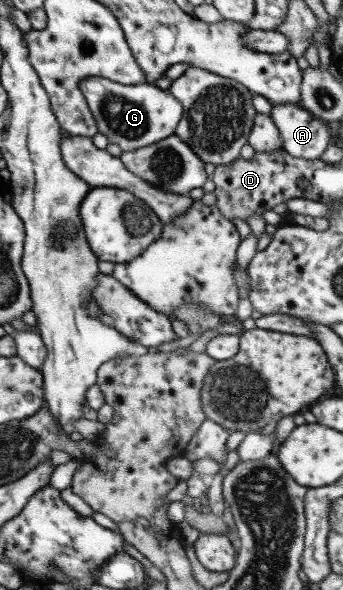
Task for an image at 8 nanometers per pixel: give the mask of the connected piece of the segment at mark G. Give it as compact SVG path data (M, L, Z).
M88 77L83 79L79 88L96 119L98 131L106 135L109 143L121 147L123 152L140 149L175 135L178 122L184 114L184 107L169 90L160 89L150 82L122 85L104 77Z

